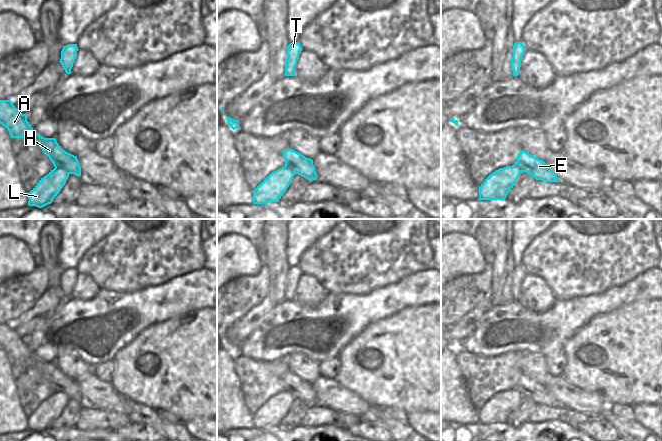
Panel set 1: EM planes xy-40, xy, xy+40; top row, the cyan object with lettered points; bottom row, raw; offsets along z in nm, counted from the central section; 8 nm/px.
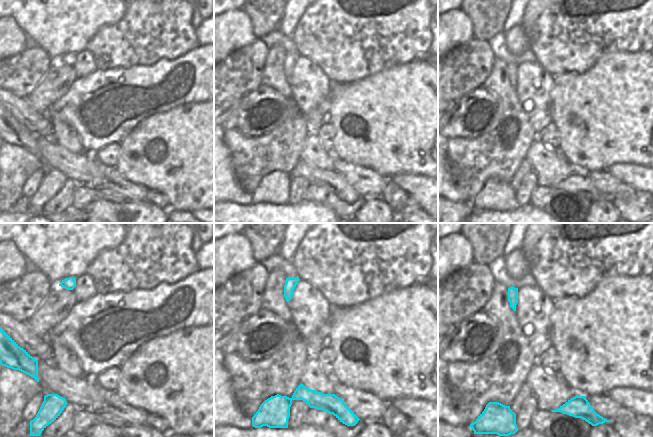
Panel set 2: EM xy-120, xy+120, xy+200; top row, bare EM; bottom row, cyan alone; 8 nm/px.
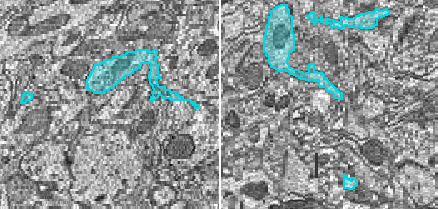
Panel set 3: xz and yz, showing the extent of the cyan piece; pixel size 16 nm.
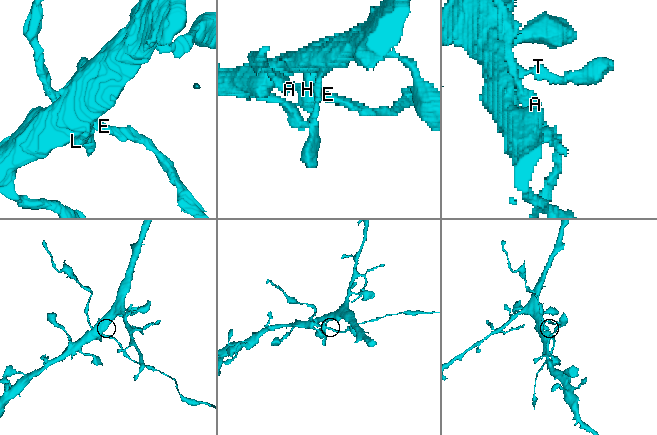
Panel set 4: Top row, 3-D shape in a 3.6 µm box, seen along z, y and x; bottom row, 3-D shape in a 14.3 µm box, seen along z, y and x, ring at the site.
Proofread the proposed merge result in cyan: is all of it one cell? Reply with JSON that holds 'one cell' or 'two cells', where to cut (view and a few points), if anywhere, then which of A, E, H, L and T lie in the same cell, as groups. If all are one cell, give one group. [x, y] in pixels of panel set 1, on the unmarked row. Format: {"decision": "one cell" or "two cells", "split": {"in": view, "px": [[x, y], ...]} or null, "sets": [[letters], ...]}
{"decision": "one cell", "split": null, "sets": [["A", "E", "H", "L", "T"]]}

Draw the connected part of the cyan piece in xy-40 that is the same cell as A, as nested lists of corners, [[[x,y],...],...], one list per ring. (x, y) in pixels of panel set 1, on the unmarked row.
[[[0,324],[0,348],[9,355],[11,362],[34,364],[55,391],[28,417],[29,430],[42,432],[51,428],[70,398],[81,400],[77,380],[66,376],[55,362],[40,360],[27,345],[27,338],[22,338],[11,324]]]

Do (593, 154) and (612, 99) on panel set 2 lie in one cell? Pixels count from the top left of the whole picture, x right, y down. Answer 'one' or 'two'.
one

